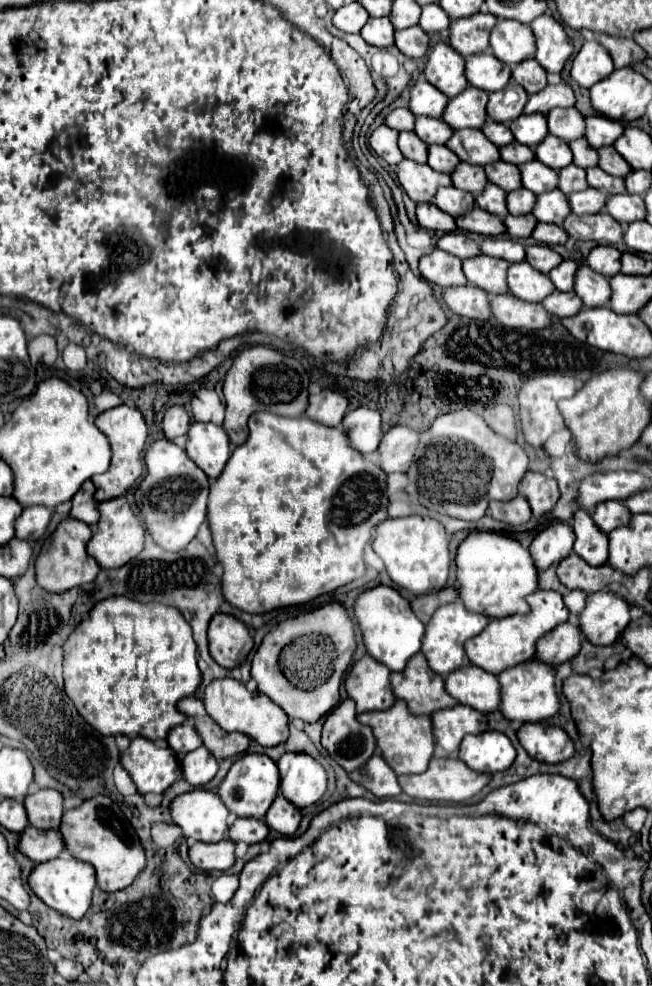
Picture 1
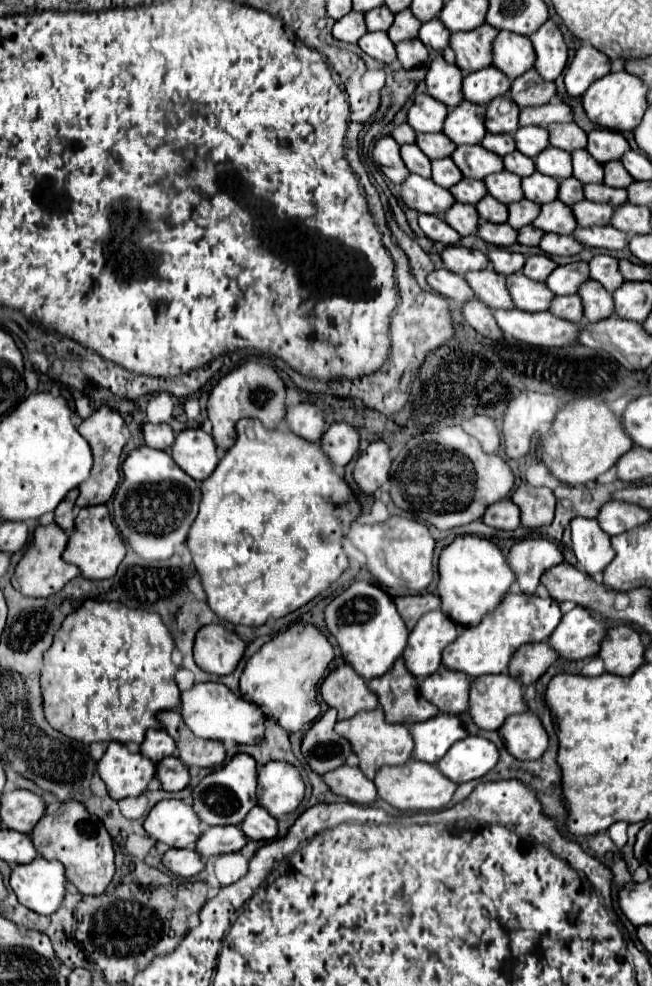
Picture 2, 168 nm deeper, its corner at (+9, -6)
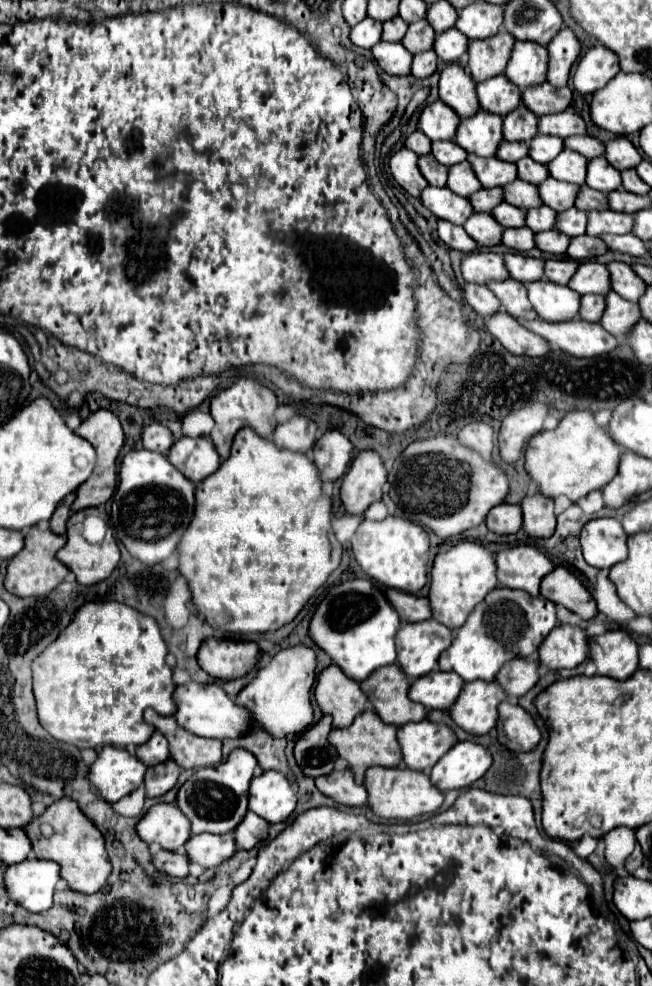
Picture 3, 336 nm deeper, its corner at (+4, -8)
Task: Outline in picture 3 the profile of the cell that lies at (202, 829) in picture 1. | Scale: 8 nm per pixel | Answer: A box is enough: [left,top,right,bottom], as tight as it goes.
[136,804,190,850]

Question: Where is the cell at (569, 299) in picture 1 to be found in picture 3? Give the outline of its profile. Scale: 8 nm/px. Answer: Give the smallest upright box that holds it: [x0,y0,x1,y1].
[580,294,604,322]

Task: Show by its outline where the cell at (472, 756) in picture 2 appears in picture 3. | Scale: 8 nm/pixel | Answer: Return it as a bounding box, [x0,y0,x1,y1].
[430,742,492,792]

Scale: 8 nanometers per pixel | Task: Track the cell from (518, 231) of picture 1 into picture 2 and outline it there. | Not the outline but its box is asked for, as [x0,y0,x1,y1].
[517,224,545,246]

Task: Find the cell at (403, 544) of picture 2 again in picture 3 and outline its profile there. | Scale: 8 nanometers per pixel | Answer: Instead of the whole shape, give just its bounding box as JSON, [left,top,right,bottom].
[352,516,430,594]

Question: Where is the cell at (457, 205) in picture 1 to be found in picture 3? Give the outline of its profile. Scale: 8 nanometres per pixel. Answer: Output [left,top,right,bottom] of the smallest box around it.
[464,212,504,246]

